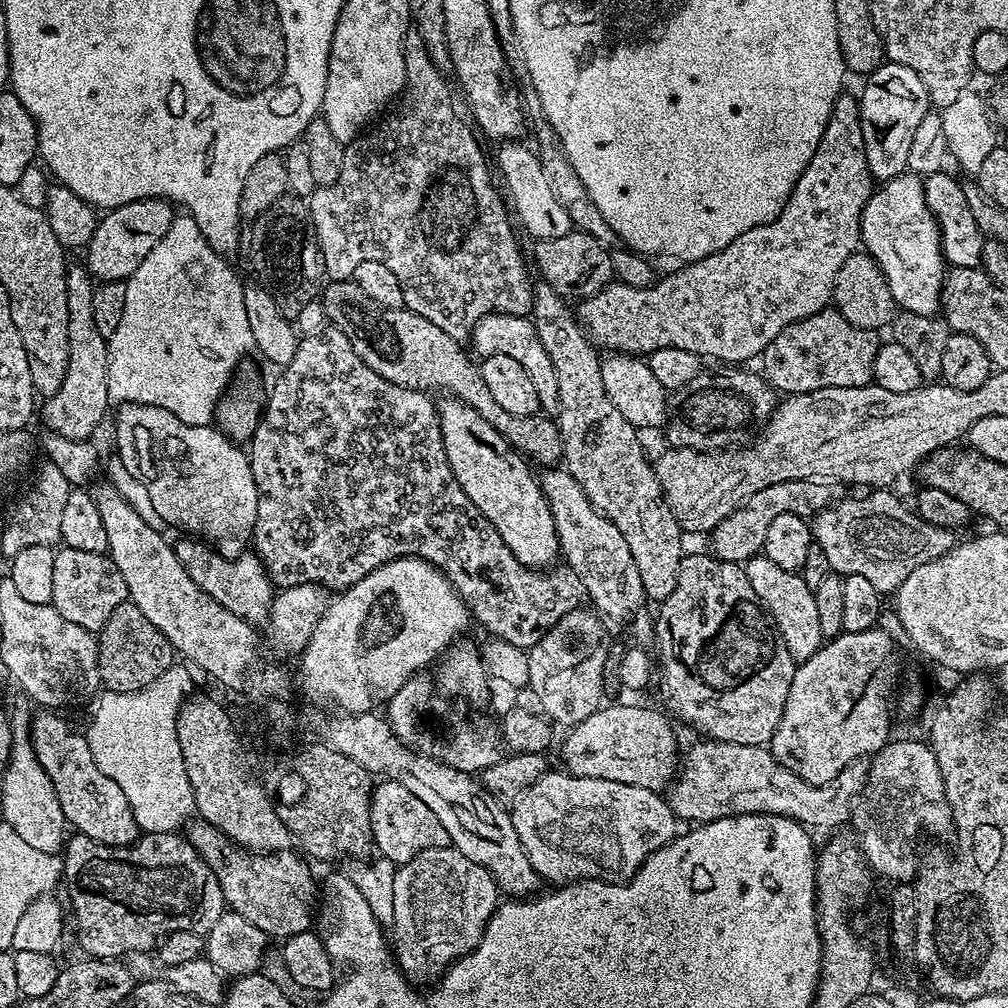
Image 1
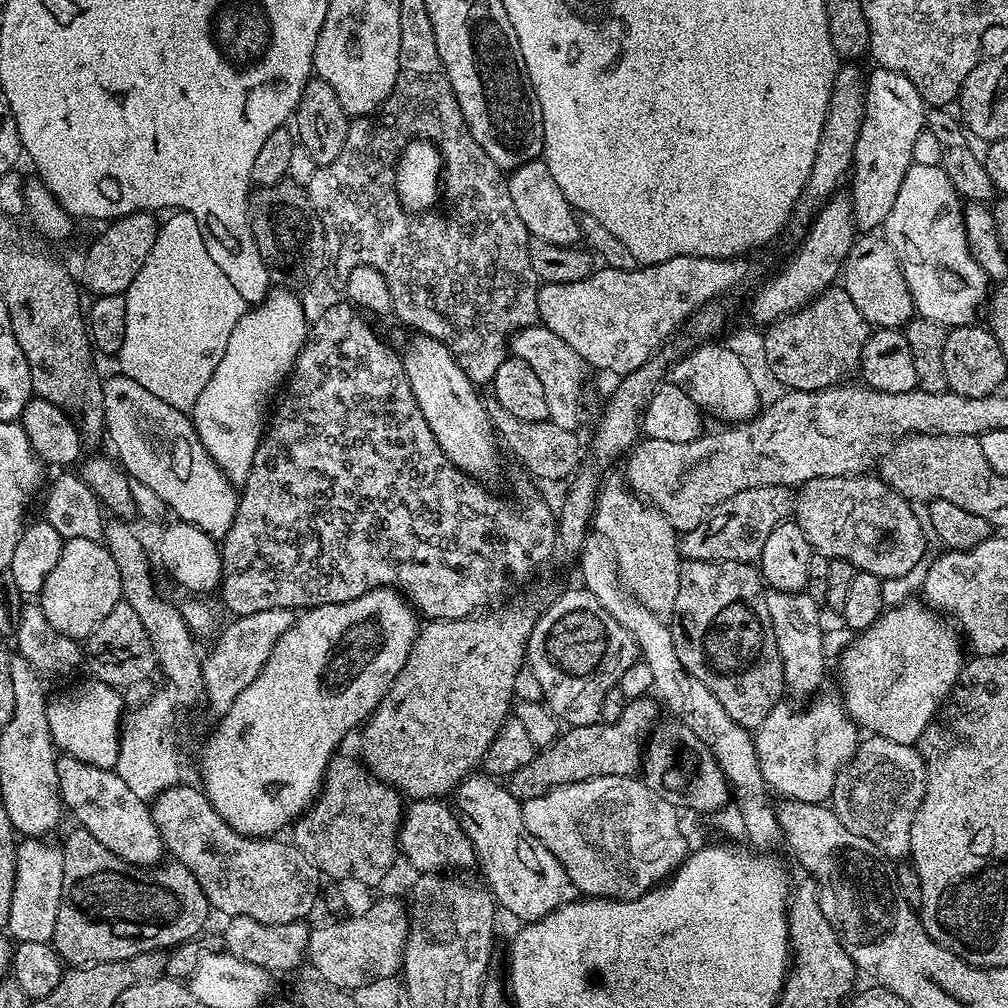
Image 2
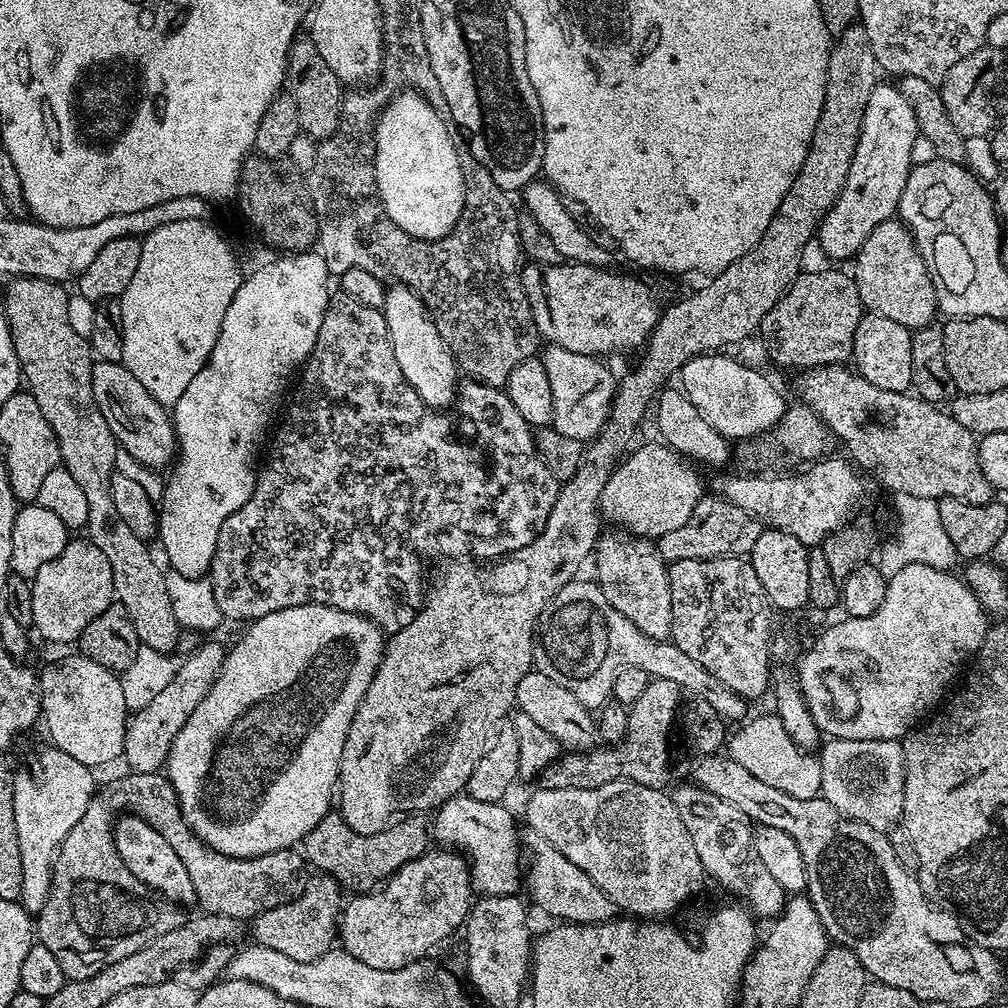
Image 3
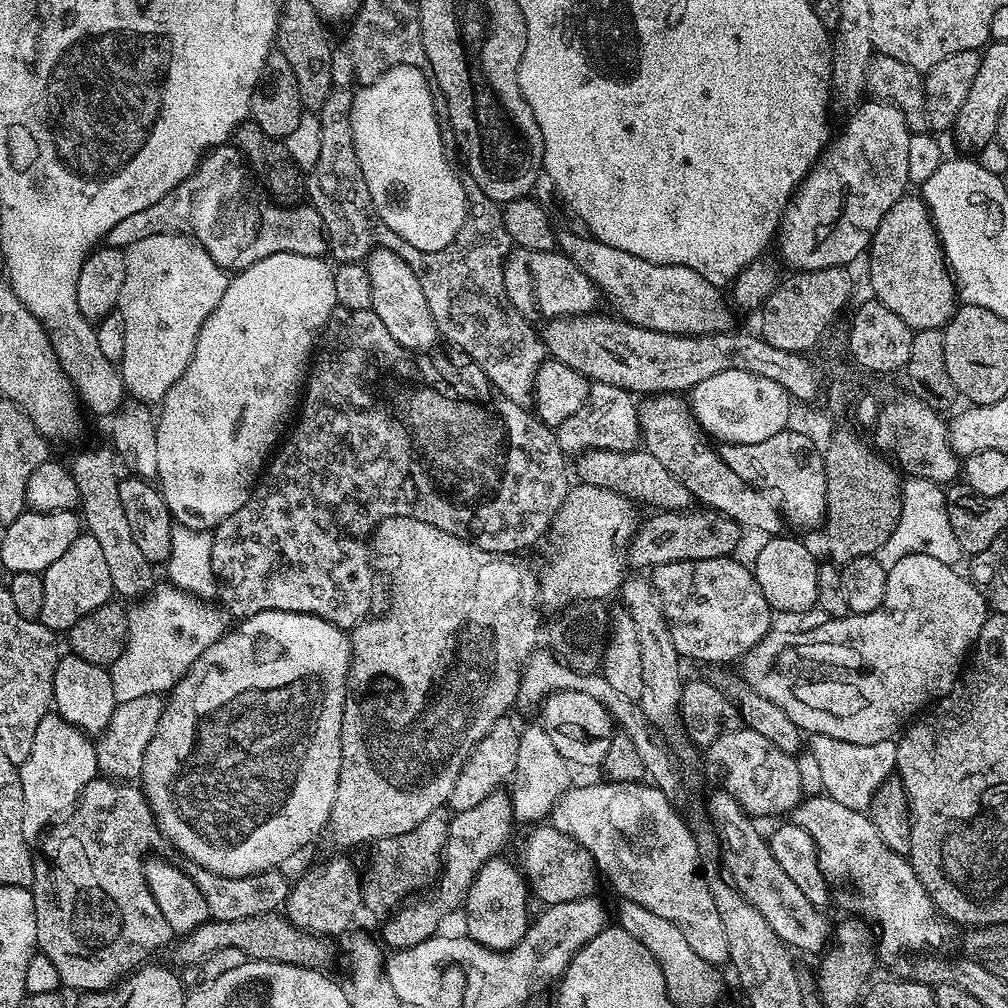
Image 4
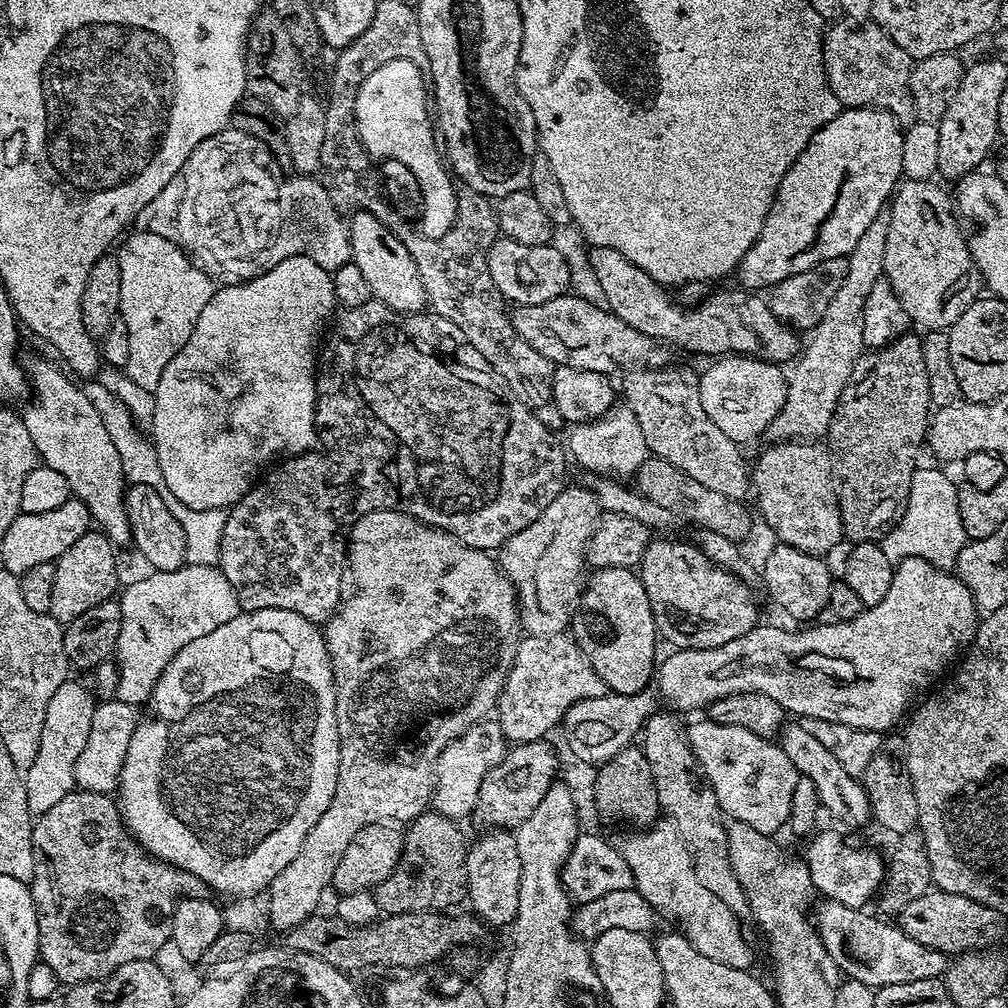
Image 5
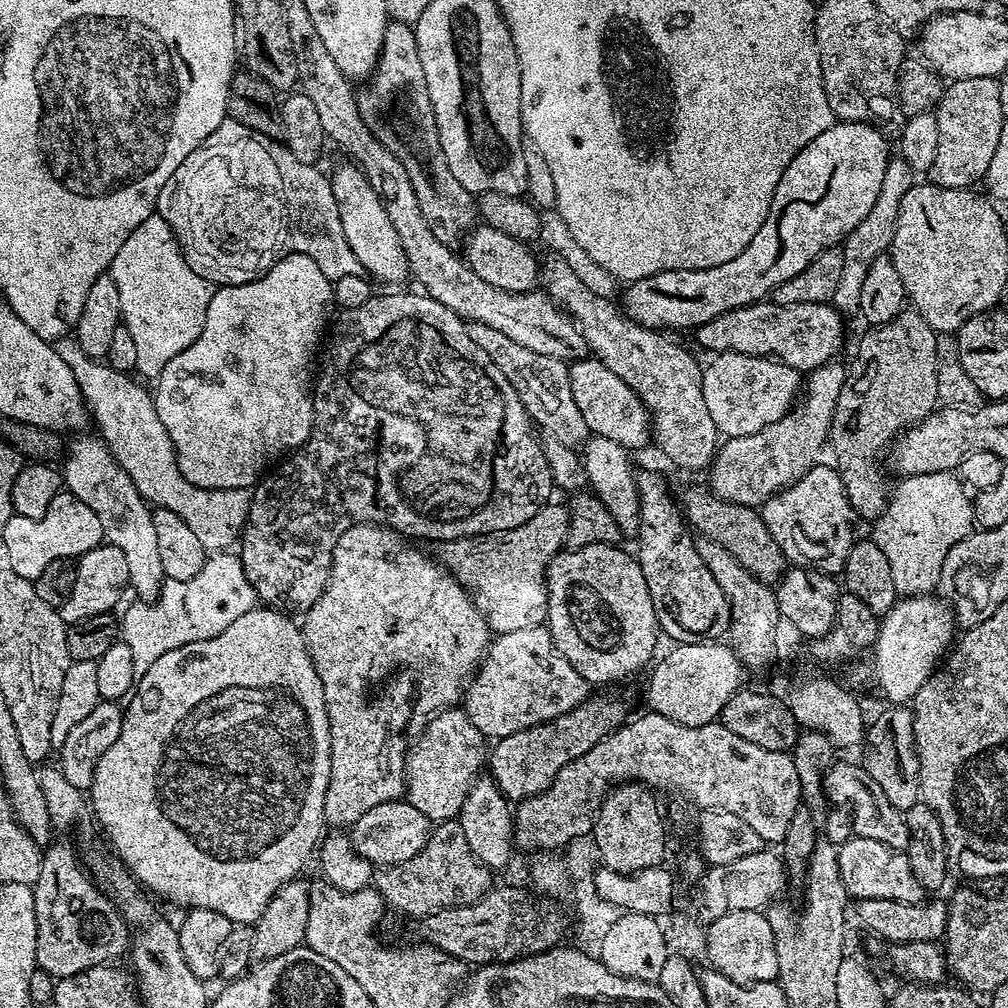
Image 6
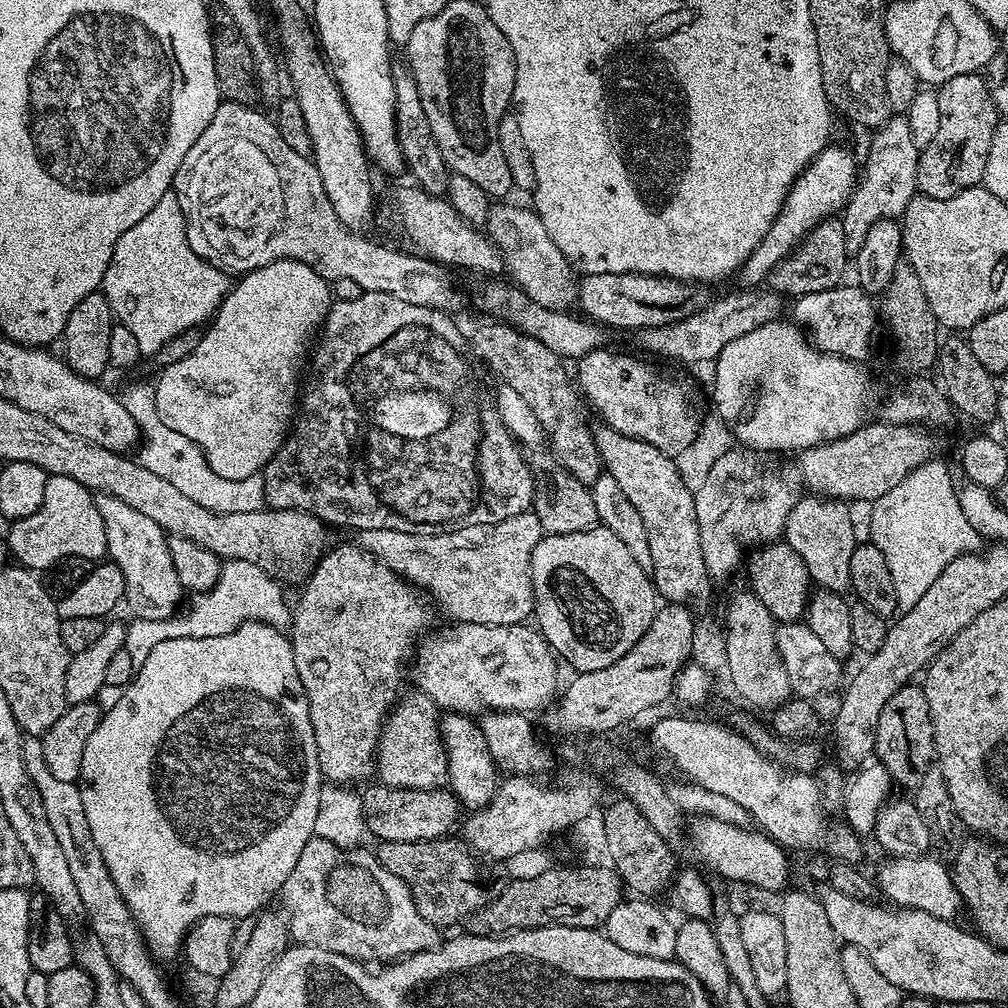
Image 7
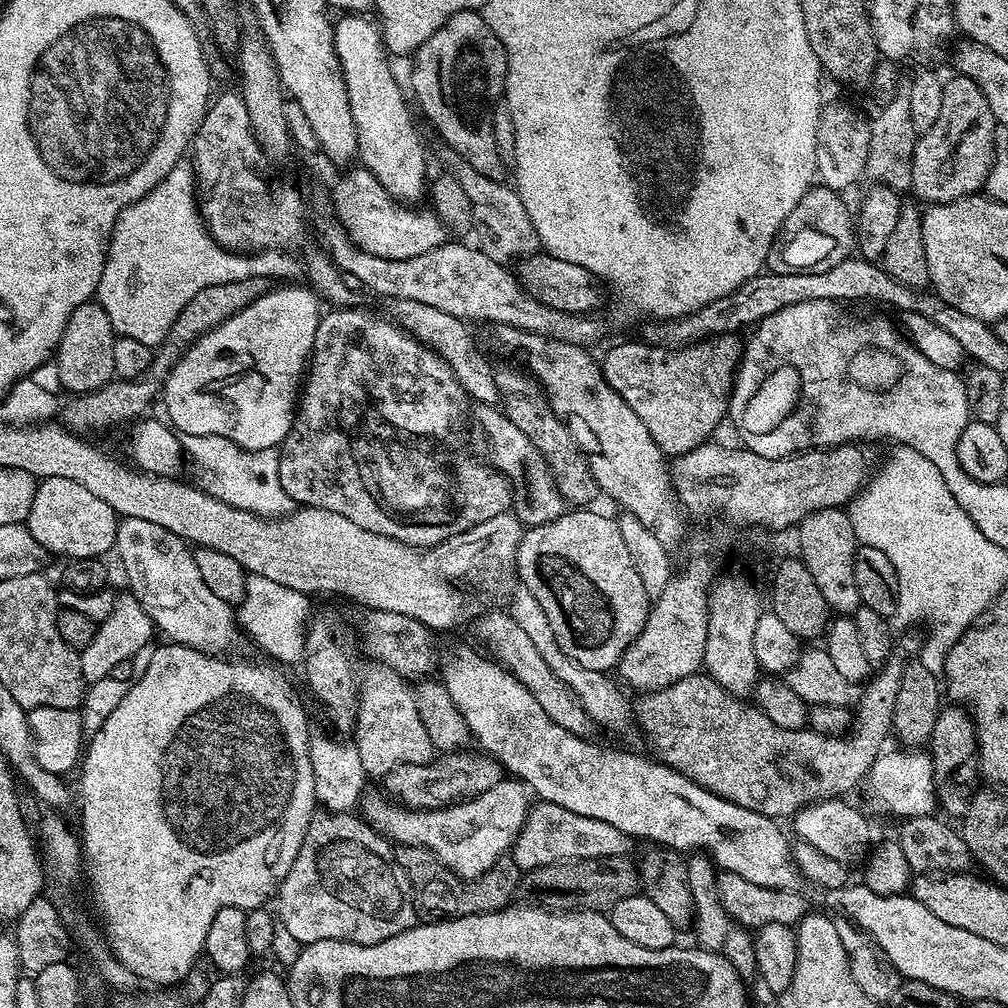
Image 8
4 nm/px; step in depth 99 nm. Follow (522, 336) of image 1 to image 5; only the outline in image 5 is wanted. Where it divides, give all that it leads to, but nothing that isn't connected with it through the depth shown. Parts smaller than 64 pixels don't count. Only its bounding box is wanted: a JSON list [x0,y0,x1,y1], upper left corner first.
[566,402,650,478]

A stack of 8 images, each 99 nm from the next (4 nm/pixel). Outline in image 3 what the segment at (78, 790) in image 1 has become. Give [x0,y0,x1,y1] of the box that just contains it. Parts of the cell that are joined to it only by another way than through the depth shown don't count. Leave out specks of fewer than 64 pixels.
[114,815,197,906]

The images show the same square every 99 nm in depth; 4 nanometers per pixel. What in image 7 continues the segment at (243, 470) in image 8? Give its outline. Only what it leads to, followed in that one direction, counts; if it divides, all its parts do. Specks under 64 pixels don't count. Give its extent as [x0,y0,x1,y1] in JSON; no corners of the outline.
[122,384,266,514]

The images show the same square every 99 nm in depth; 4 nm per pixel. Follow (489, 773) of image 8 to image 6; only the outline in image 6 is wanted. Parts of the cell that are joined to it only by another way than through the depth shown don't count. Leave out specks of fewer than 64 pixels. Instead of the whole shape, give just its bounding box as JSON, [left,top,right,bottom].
[349,799,430,867]

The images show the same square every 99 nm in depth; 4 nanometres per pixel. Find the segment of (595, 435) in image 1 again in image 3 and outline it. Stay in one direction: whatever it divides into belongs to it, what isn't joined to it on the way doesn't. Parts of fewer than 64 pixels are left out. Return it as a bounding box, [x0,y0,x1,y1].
[594,535,672,642]

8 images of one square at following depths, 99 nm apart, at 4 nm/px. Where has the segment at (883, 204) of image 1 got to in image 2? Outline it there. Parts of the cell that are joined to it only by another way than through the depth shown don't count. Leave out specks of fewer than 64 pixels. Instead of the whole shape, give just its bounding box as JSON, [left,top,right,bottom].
[882,163,990,330]

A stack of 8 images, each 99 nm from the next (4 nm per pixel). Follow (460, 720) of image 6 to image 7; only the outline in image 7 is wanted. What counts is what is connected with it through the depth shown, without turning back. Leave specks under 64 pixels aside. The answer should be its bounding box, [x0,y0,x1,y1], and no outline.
[375,690,448,790]

